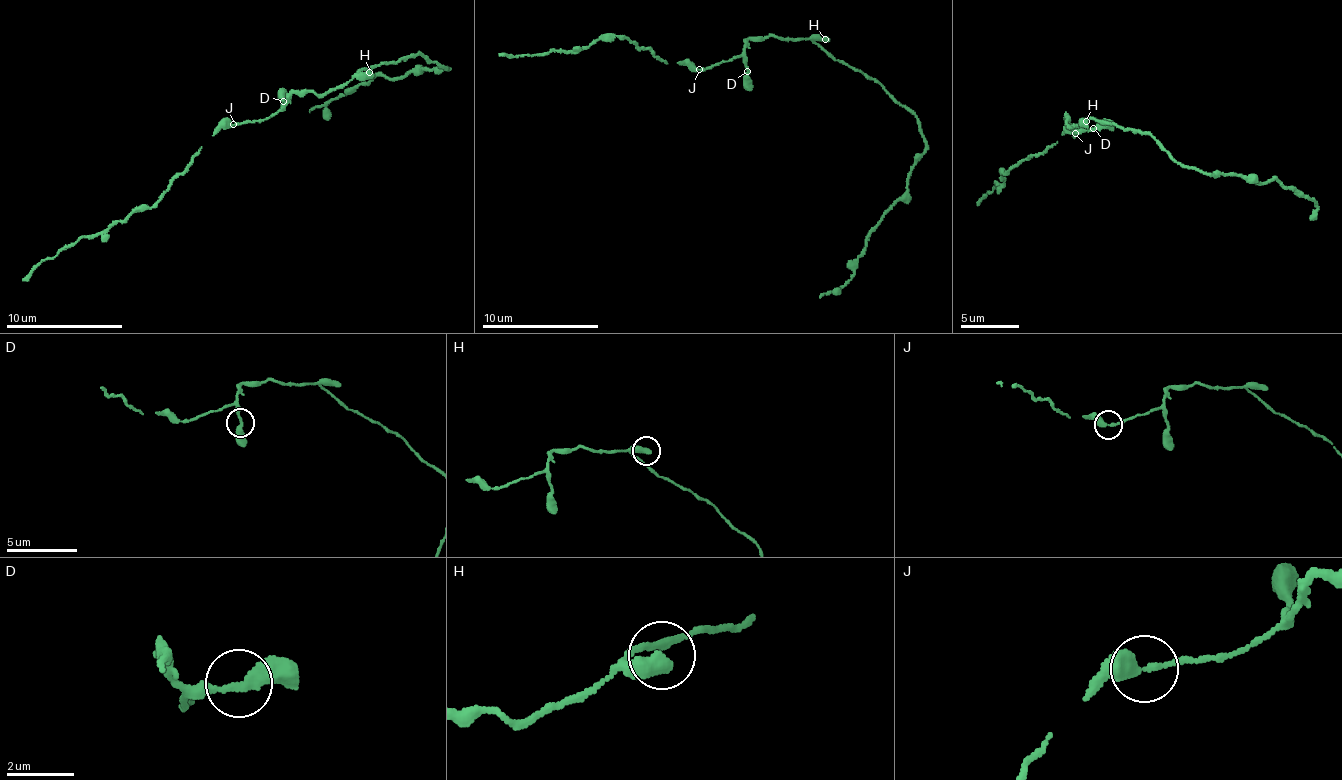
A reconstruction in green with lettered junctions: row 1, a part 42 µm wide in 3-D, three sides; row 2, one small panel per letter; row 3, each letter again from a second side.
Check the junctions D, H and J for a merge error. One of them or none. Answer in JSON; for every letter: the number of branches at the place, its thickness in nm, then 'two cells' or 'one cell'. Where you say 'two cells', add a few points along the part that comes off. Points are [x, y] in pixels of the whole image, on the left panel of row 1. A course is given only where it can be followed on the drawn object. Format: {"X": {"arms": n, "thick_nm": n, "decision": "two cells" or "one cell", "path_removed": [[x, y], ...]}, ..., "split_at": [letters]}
{"D": {"arms": 2, "thick_nm": 280, "decision": "one cell"}, "H": {"arms": 2, "thick_nm": 360, "decision": "one cell"}, "J": {"arms": 2, "thick_nm": 340, "decision": "one cell"}, "split_at": []}

